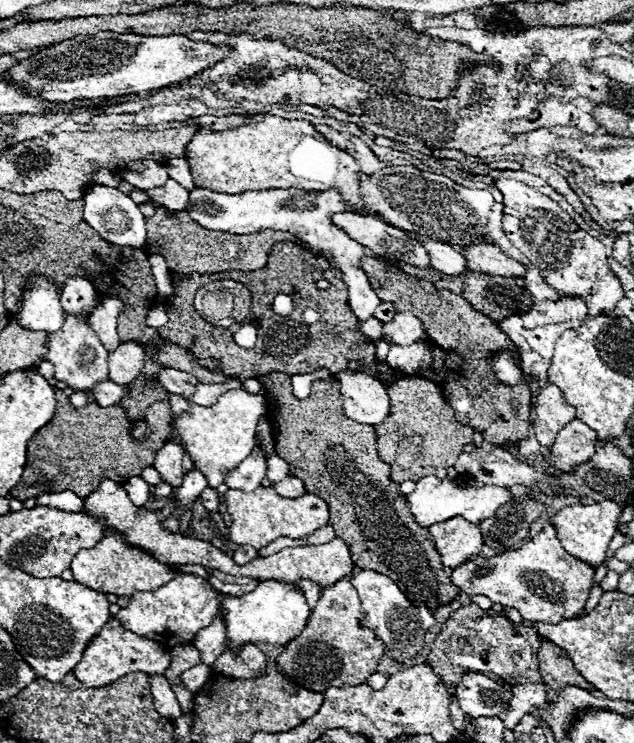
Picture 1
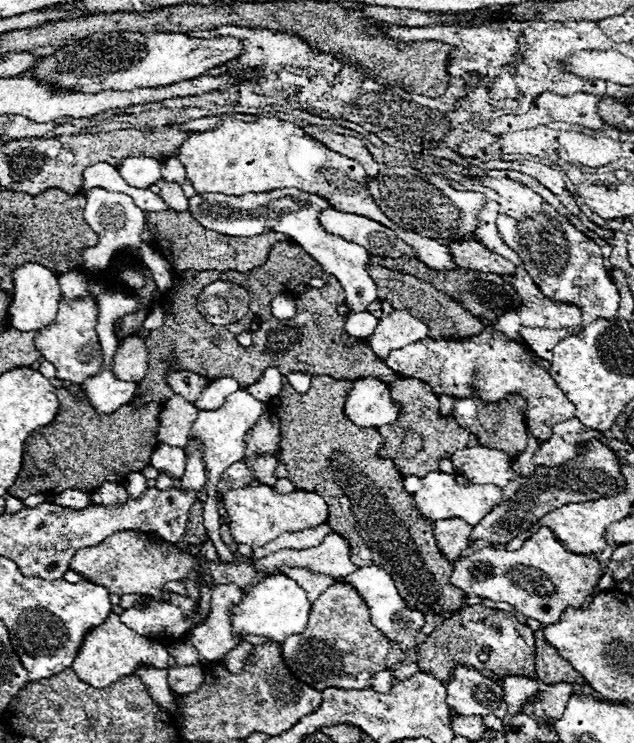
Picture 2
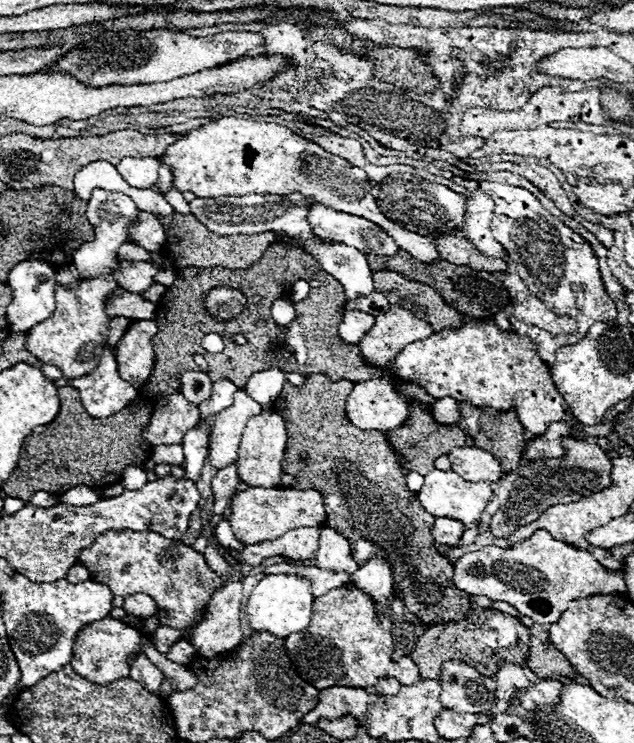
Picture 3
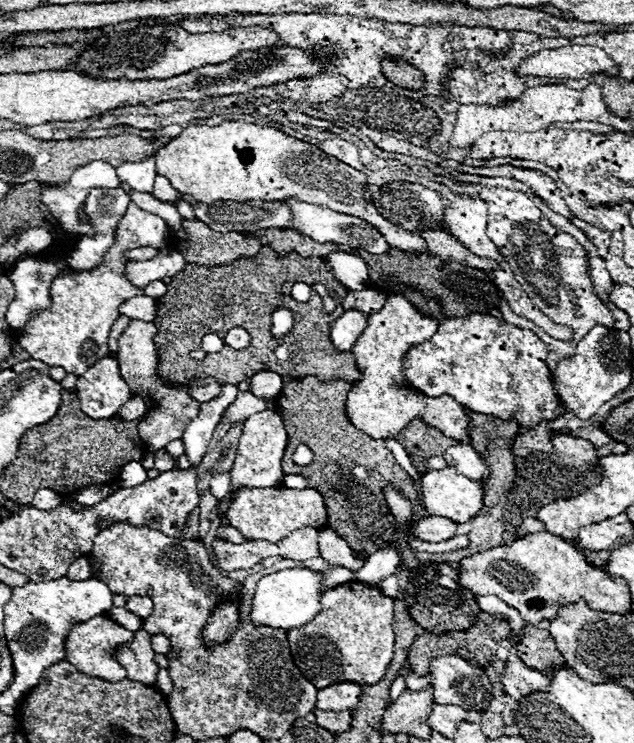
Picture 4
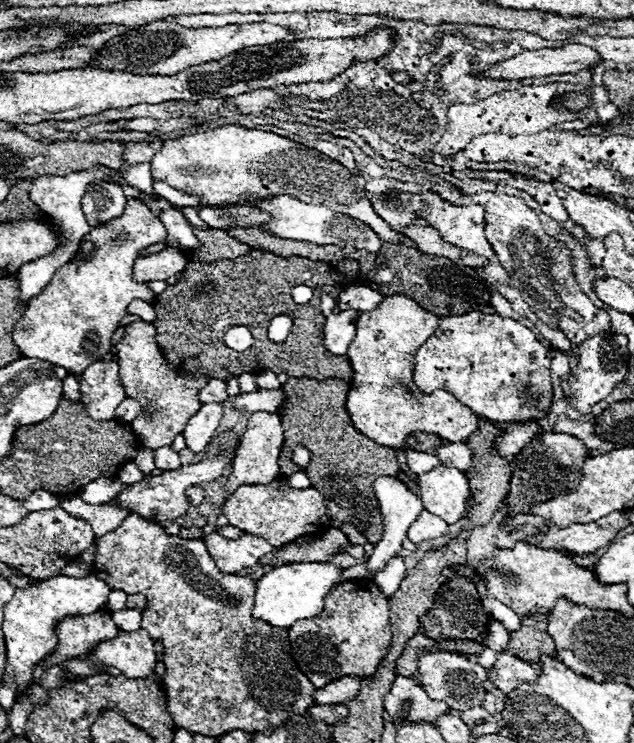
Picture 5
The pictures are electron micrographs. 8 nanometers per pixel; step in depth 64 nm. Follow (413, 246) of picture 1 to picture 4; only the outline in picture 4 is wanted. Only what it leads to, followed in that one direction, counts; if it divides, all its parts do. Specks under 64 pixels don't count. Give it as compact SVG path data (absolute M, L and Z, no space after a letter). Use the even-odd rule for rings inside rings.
M284 200L290 206L292 212L292 226L288 230L294 230L306 238L312 238L314 242L332 242L332 244L344 244L350 248L358 248L358 250L366 250L372 254L384 254L390 246L388 242L380 236L380 232L376 232L376 228L372 228L368 222L356 218L356 216L348 216L348 214L340 214L334 212L330 208L318 206L318 204L308 204L308 202L300 202L300 200Z

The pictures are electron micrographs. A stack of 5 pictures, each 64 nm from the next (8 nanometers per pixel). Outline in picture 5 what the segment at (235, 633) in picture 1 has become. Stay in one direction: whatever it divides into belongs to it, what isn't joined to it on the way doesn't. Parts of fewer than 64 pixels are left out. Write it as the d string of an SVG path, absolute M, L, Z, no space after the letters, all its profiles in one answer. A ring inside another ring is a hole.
M300 562L300 564L286 564L266 572L258 580L258 590L254 596L254 612L252 616L278 626L290 628L296 620L314 618L318 612L324 610L326 594L340 582L340 574L344 568L334 564L320 564L320 562Z

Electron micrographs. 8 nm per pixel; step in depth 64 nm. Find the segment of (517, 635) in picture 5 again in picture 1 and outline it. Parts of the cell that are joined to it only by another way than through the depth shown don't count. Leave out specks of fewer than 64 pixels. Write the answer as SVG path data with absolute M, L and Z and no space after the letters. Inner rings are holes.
M544 638L540 640L538 666L540 666L540 676L542 676L544 684L550 686L552 690L560 690L566 684L578 686L584 690L594 690L594 686L588 684L588 680L584 680L584 676L580 676L580 672L574 668L572 660L568 660L564 650L556 648L556 644L552 644Z

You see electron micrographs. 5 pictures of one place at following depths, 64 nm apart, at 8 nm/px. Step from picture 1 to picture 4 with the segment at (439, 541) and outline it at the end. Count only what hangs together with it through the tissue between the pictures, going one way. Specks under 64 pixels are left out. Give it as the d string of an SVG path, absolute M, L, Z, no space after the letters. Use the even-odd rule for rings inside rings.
M426 516L422 520L418 520L412 526L412 536L416 540L422 542L442 542L452 538L456 532L456 524L450 522L448 518L440 518L440 516Z

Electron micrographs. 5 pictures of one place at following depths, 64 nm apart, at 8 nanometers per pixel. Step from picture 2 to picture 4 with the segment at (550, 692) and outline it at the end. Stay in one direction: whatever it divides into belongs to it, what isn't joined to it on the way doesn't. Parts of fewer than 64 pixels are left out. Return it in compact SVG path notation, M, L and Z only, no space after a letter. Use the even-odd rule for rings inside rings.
M514 660L514 662L508 662L508 668L502 676L502 686L504 686L504 692L508 696L512 696L514 700L522 700L524 702L524 696L528 696L532 690L540 690L540 688L546 688L550 682L544 674L540 674L538 670L526 666L524 662L520 660Z

